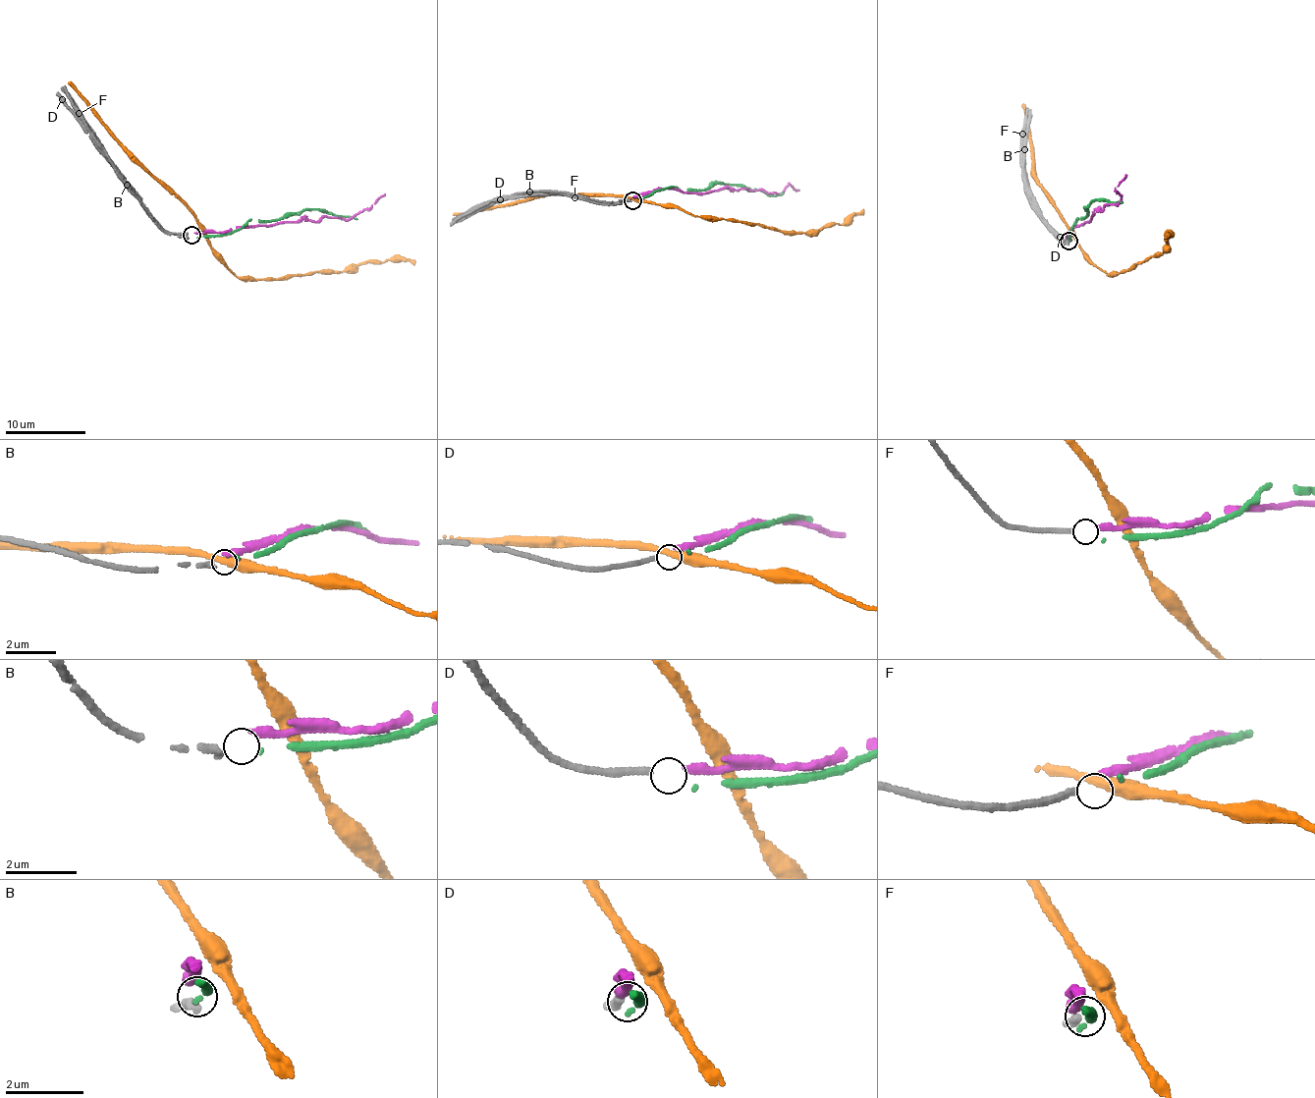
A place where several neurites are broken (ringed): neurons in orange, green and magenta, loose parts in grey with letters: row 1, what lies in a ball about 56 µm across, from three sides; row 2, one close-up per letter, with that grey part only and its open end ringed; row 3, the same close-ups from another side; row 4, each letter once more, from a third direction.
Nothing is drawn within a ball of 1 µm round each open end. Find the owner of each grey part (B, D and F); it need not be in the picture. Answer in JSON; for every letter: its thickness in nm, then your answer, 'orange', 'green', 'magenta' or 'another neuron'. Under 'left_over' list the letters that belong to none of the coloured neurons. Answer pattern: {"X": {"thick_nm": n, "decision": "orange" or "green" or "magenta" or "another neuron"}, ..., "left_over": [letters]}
{"B": {"thick_nm": 190, "decision": "green"}, "D": {"thick_nm": 180, "decision": "magenta"}, "F": {"thick_nm": 190, "decision": "another neuron"}, "left_over": ["F"]}

